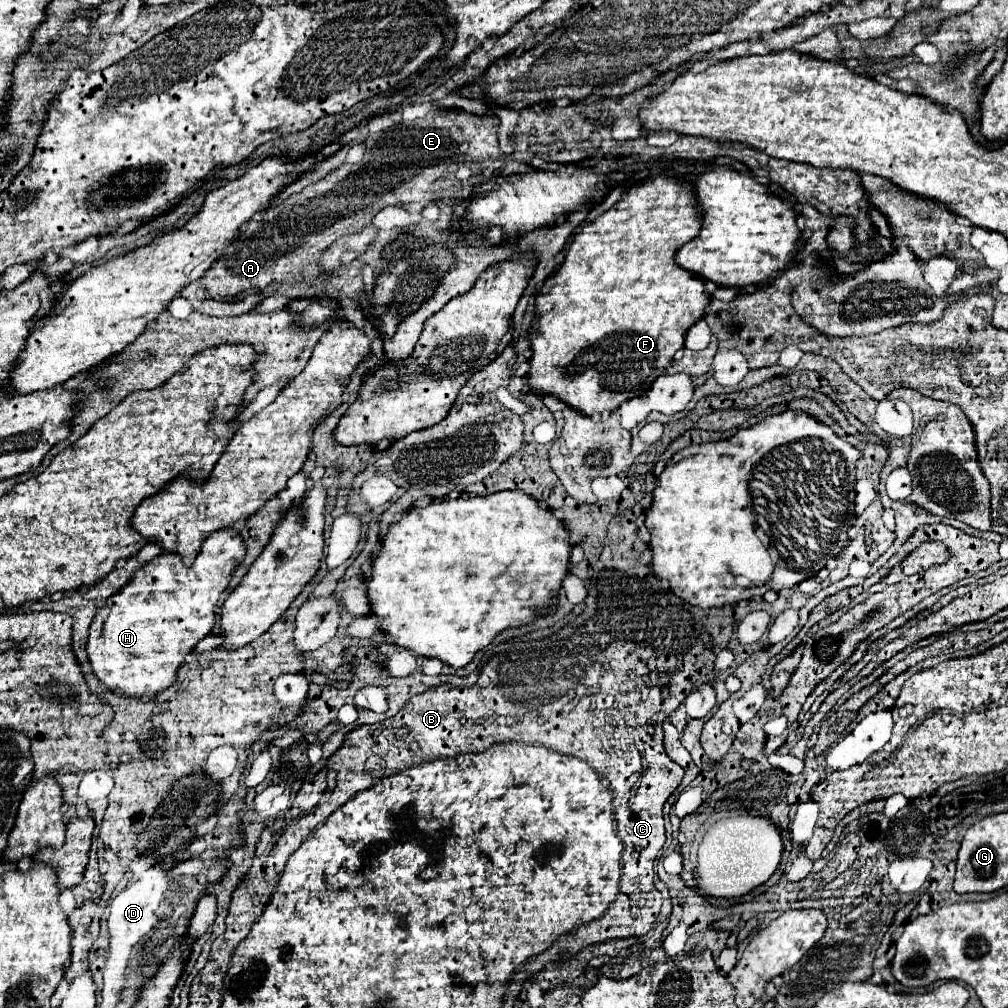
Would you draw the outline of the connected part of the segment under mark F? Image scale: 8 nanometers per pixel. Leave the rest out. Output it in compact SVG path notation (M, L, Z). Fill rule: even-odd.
M656 175L644 183L630 185L618 203L614 203L596 221L592 221L578 235L574 235L572 243L564 251L566 253L564 263L544 281L542 289L536 293L536 325L534 325L534 331L530 335L530 341L532 341L532 357L530 357L530 373L528 373L530 389L538 395L552 395L552 397L564 401L568 407L572 407L584 415L612 413L624 401L630 401L634 397L642 397L650 389L652 381L656 381L656 377L666 371L674 353L684 347L686 331L706 313L706 305L710 299L708 299L708 293L704 291L704 281L700 277L696 277L694 273L688 273L686 269L682 269L674 263L674 253L684 243L688 243L690 239L694 239L698 235L700 225L702 225L700 207L694 199L692 187L684 181L674 179L672 175L670 177L668 175L666 177Z

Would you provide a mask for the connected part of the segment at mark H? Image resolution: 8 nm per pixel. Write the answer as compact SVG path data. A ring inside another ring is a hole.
M220 529L212 533L192 567L186 567L176 553L158 555L142 569L138 569L130 583L120 589L120 593L112 595L106 605L98 611L90 625L90 635L86 643L88 659L94 675L114 693L122 693L124 697L154 697L176 681L176 671L184 657L194 649L194 645L206 637L214 627L214 607L218 603L220 593L228 587L230 575L236 565L242 563L246 555L246 545L240 535L232 529Z

